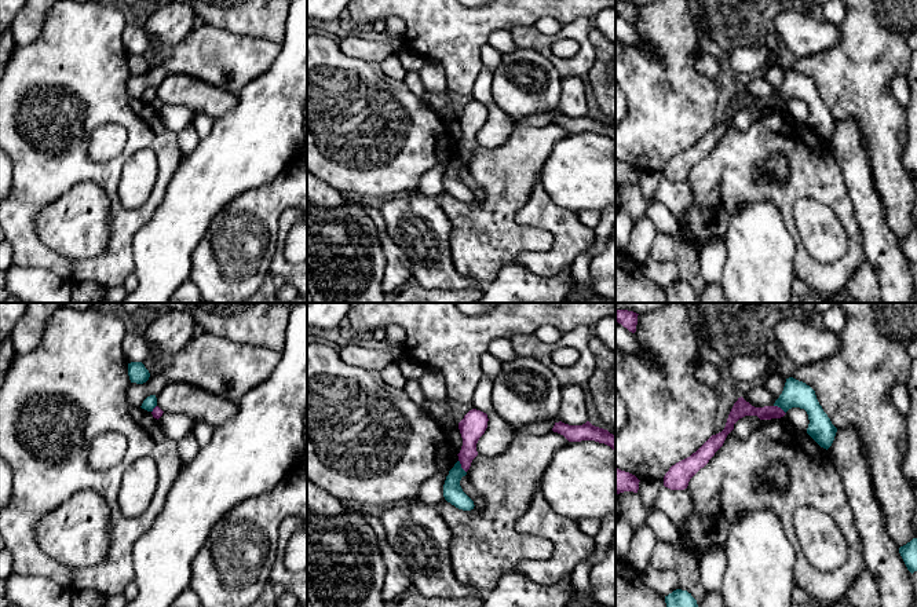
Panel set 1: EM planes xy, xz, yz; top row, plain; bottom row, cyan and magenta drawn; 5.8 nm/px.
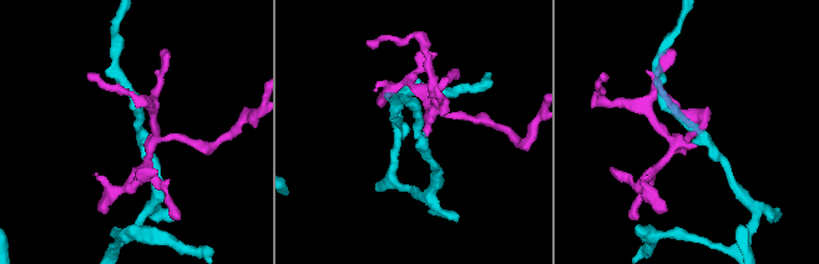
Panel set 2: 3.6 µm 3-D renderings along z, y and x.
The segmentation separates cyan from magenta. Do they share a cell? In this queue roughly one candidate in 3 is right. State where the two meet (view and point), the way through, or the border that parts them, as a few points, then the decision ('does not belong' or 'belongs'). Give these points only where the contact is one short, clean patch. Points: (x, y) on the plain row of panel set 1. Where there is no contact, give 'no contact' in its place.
meets cyan in xz at (460, 158); border along xz (459, 152), (466, 164); does not belong

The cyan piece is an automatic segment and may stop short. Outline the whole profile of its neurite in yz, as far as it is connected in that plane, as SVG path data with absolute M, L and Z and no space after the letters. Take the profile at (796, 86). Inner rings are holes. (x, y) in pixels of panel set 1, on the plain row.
M793 69L786 70L785 78L774 98L785 105L792 99L804 100L808 106L807 125L823 140L829 140L834 132L837 120L819 96L815 83Z

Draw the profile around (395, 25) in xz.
M388 17L388 18L386 18L386 30L391 32L394 34L398 34L401 37L405 37L406 23L399 17Z

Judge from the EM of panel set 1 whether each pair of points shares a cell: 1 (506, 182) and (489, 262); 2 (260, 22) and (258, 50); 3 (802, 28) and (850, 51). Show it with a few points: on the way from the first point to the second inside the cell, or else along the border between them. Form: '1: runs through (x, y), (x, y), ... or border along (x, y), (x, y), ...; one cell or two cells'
1: runs through (506, 201), (506, 222), (489, 238), (489, 242); one cell
2: border along (227, 30), (236, 35), (265, 37), (280, 46); two cells
3: border along (839, 26), (839, 40), (835, 44), (807, 57); two cells

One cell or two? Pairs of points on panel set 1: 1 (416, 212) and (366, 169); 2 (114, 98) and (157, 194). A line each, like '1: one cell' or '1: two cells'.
1: two cells
2: one cell

